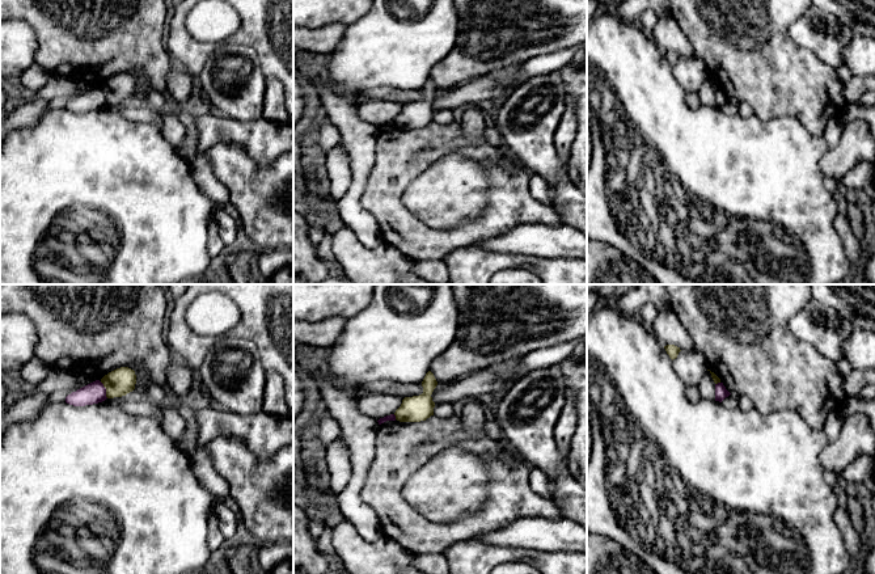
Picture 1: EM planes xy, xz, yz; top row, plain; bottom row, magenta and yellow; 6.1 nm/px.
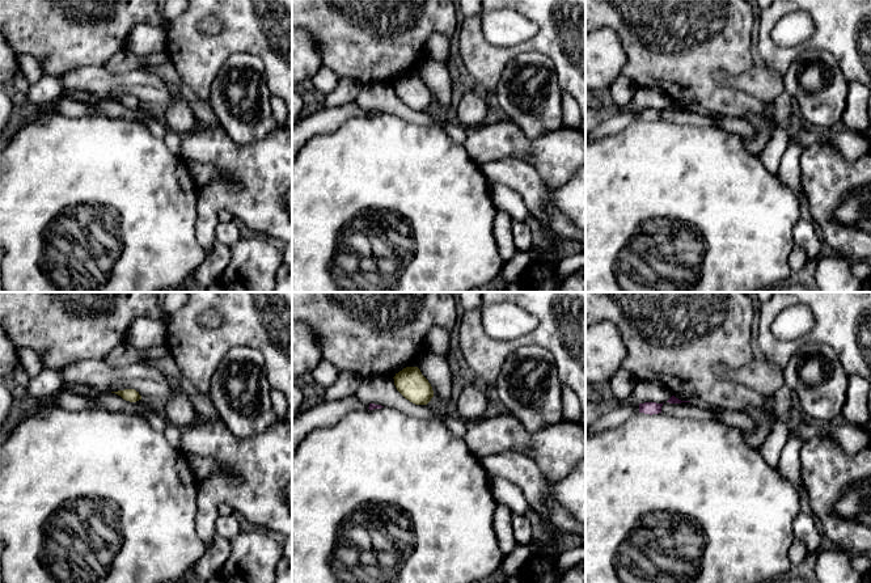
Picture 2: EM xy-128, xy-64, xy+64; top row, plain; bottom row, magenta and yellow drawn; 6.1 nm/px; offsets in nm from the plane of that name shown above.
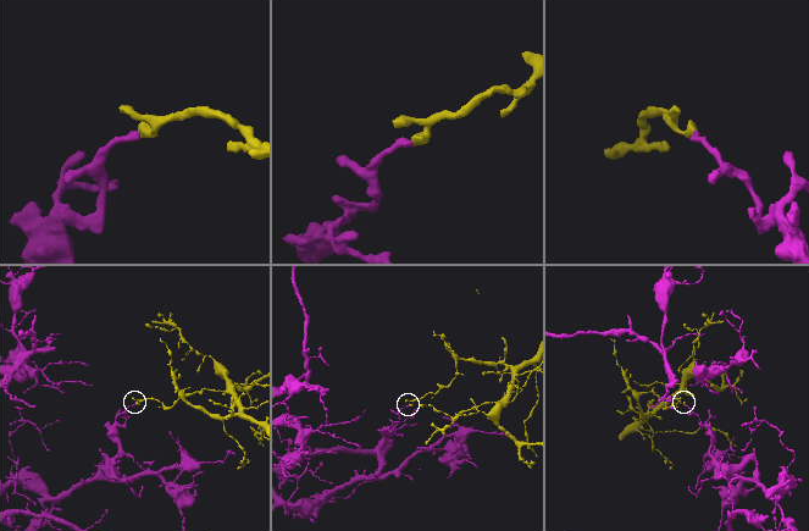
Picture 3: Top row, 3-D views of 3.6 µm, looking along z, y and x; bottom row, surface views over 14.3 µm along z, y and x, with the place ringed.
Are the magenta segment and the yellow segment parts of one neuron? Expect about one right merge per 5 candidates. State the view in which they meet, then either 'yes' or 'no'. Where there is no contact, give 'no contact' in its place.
xy | no

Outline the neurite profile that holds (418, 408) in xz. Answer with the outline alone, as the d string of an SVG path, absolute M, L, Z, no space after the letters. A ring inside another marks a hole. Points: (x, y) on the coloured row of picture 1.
M428 371L422 381L423 393L419 396L405 397L401 406L396 410L396 419L400 422L420 422L434 415L435 402L432 392L438 381L431 371Z

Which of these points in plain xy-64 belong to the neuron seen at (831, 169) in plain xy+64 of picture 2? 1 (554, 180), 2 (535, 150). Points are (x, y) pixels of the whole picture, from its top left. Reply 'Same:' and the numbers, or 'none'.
Same: none

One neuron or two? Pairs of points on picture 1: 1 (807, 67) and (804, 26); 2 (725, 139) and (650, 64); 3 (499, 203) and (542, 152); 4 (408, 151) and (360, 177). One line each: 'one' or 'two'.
1: two
2: one
3: two
4: two

